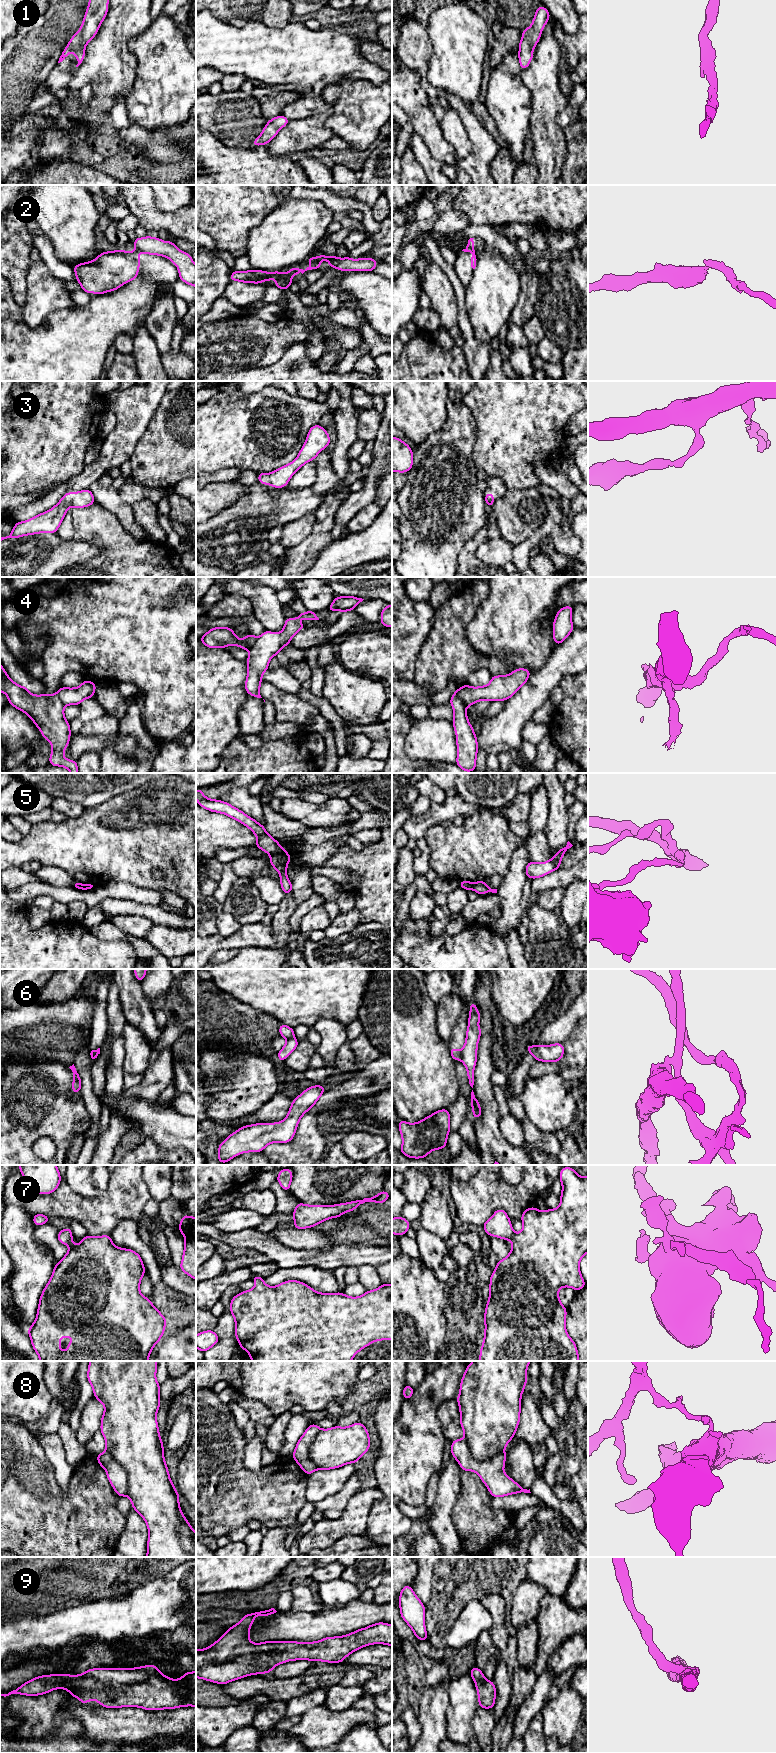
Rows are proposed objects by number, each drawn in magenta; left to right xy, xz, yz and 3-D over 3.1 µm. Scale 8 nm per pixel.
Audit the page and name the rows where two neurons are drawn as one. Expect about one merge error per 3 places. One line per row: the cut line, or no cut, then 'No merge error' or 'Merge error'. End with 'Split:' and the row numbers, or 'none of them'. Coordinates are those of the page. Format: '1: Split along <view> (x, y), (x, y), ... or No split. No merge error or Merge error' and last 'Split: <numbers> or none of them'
1: No split. No merge error
2: Split along yz (466, 248), (474, 252). Merge error
3: No split. No merge error
4: Split along yz (454, 693), (467, 706). Merge error
5: Split along xz (284, 851), (271, 855). Merge error
6: Split along yz (460, 1052), (461, 1059). Merge error
7: No split. No merge error
8: Split along yz (464, 1439), (469, 1452), (476, 1459), (490, 1459), (503, 1451). Merge error
9: No split. No merge error
Split: 2, 4, 5, 6, 8

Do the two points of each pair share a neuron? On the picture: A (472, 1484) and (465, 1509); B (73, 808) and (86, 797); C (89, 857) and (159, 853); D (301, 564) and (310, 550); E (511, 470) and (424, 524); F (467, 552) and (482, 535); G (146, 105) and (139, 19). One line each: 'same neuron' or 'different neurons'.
A: same neuron
B: different neurons
C: same neuron
D: same neuron
E: different neurons
F: same neuron
G: different neurons

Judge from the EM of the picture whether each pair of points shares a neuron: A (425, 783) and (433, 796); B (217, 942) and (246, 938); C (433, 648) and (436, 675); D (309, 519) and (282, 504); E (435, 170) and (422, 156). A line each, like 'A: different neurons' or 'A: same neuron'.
A: same neuron
B: same neuron
C: same neuron
D: different neurons
E: same neuron

